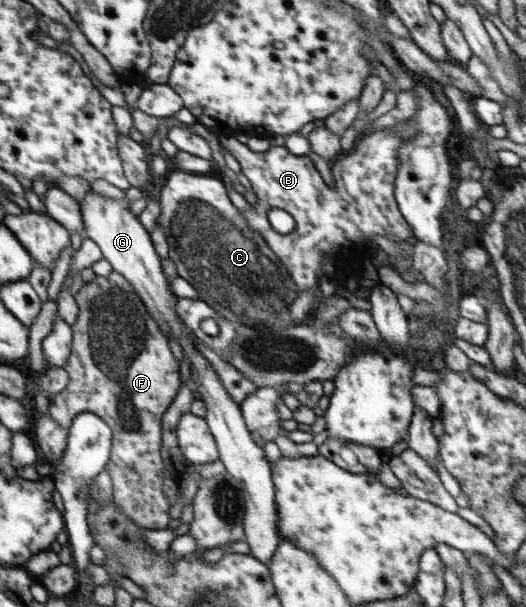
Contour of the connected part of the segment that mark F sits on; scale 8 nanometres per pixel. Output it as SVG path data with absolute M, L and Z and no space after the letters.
M97 276L91 283L84 283L81 289L75 294L75 300L78 304L79 314L76 323L71 325L72 328L72 347L67 362L62 366L68 374L69 380L67 387L56 396L50 399L50 407L48 408L48 414L61 428L70 430L72 420L79 413L93 413L102 418L112 430L113 443L110 450L109 460L106 462L105 470L109 473L113 484L113 500L114 504L120 512L124 512L125 516L128 516L135 524L151 530L161 530L167 527L167 524L171 522L169 516L169 507L164 493L164 461L160 453L162 443L162 416L165 411L171 406L173 399L177 397L177 392L181 388L182 382L179 377L179 363L177 358L173 355L171 348L169 347L169 339L166 334L159 328L159 325L144 311L135 297L128 291L124 291L122 288L111 284L105 277Z

